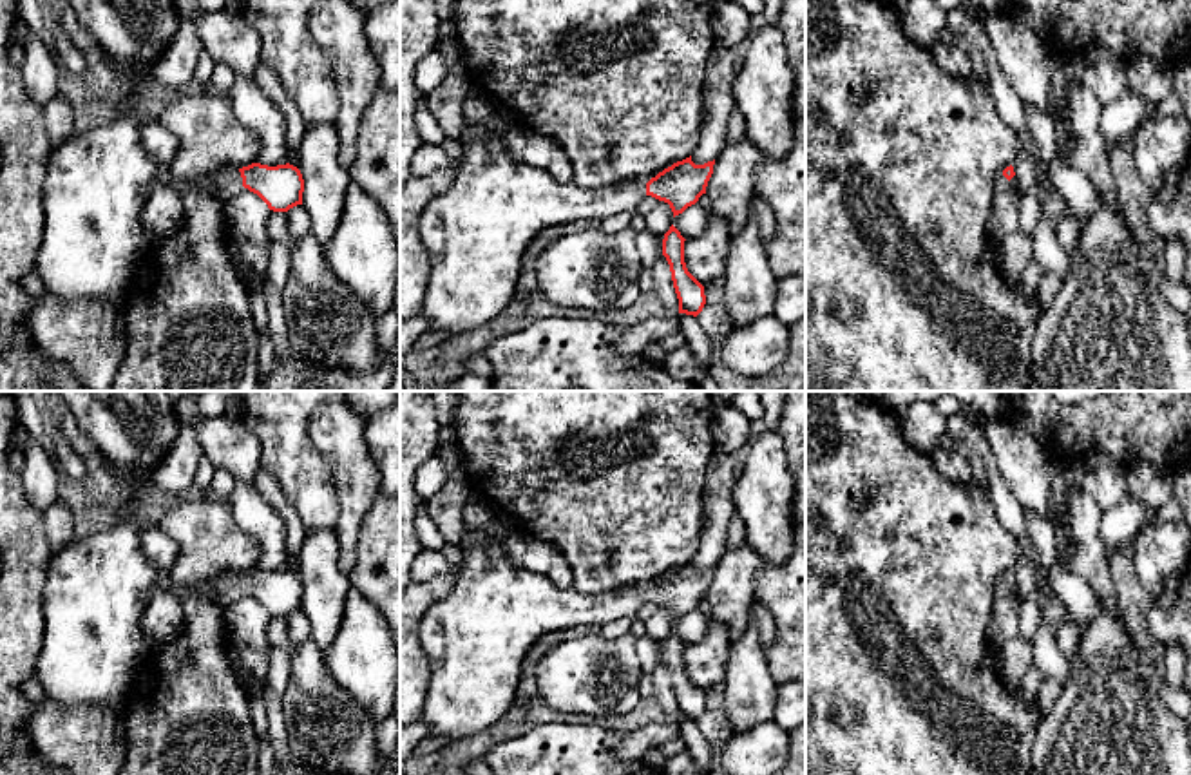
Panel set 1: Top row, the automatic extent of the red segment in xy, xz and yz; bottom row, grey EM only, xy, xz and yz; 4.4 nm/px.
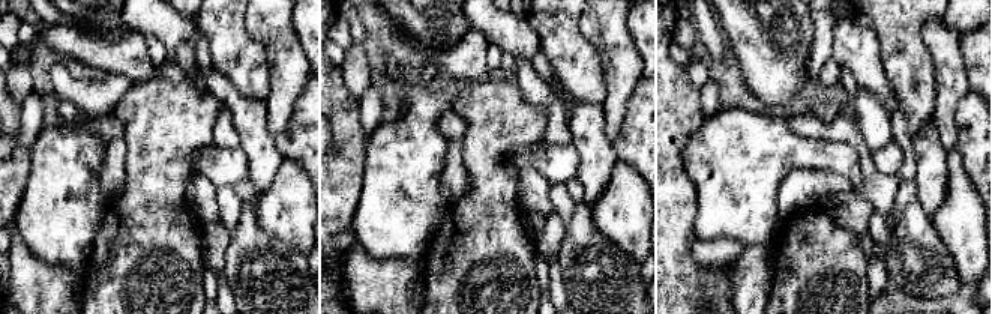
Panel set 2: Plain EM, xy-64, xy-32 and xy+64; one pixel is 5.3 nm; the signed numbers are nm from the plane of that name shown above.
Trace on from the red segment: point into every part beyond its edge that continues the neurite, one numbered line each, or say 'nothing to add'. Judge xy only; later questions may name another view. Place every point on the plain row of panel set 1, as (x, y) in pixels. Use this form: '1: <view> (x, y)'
1: xy (227, 589)

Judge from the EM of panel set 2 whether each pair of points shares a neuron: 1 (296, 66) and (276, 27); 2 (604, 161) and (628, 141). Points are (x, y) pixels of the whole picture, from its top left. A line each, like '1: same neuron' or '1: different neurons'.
1: same neuron
2: different neurons

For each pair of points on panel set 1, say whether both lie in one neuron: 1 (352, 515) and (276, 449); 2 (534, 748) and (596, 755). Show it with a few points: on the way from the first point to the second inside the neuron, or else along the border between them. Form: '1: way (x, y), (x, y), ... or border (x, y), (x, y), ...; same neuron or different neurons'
1: border (326, 460), (337, 498), (337, 524), (333, 527); different neurons
2: way (549, 755), (581, 755); same neuron

